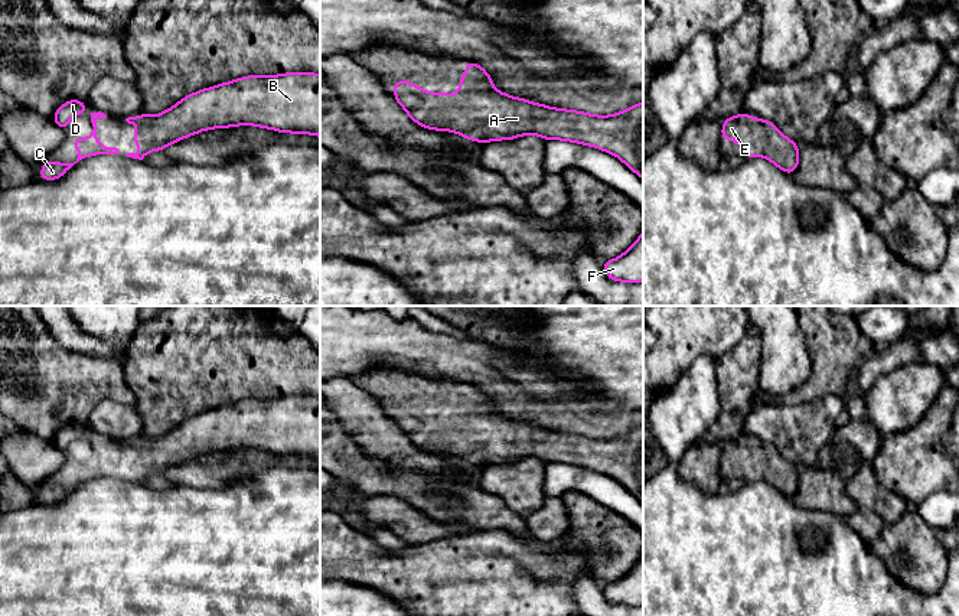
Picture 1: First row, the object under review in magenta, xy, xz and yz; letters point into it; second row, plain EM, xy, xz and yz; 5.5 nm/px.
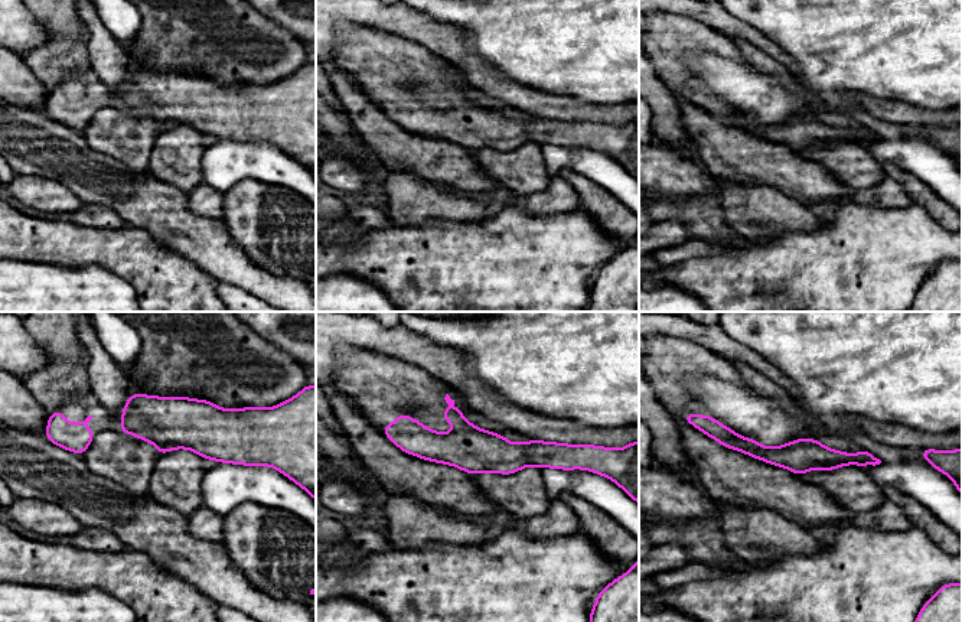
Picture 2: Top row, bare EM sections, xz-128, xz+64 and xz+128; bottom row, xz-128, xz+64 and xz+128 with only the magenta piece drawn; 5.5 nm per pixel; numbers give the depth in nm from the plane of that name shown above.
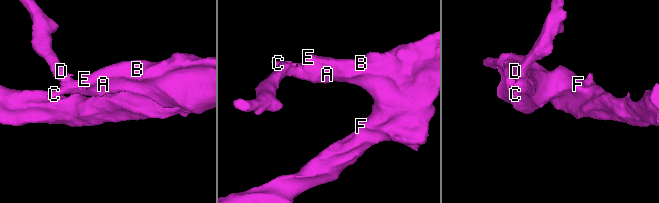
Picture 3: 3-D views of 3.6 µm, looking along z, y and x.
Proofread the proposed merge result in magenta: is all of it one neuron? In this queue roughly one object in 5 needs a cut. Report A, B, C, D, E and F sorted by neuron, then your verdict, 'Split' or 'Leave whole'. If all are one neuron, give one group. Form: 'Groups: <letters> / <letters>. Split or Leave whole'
Groups: A B C D E F. Leave whole

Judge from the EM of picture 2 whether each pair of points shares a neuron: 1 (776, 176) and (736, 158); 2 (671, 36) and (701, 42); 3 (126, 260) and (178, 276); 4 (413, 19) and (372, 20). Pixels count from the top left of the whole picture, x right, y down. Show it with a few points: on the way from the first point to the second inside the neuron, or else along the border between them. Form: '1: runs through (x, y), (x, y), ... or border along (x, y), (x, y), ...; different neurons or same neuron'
1: runs through (766, 166), (762, 162), (746, 158); same neuron
2: runs through (678, 36), (694, 36); same neuron
3: runs through (139, 260), (146, 263), (159, 276), (165, 276); same neuron
4: runs through (403, 19), (382, 19); same neuron

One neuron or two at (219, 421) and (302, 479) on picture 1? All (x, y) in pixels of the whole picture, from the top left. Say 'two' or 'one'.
two

